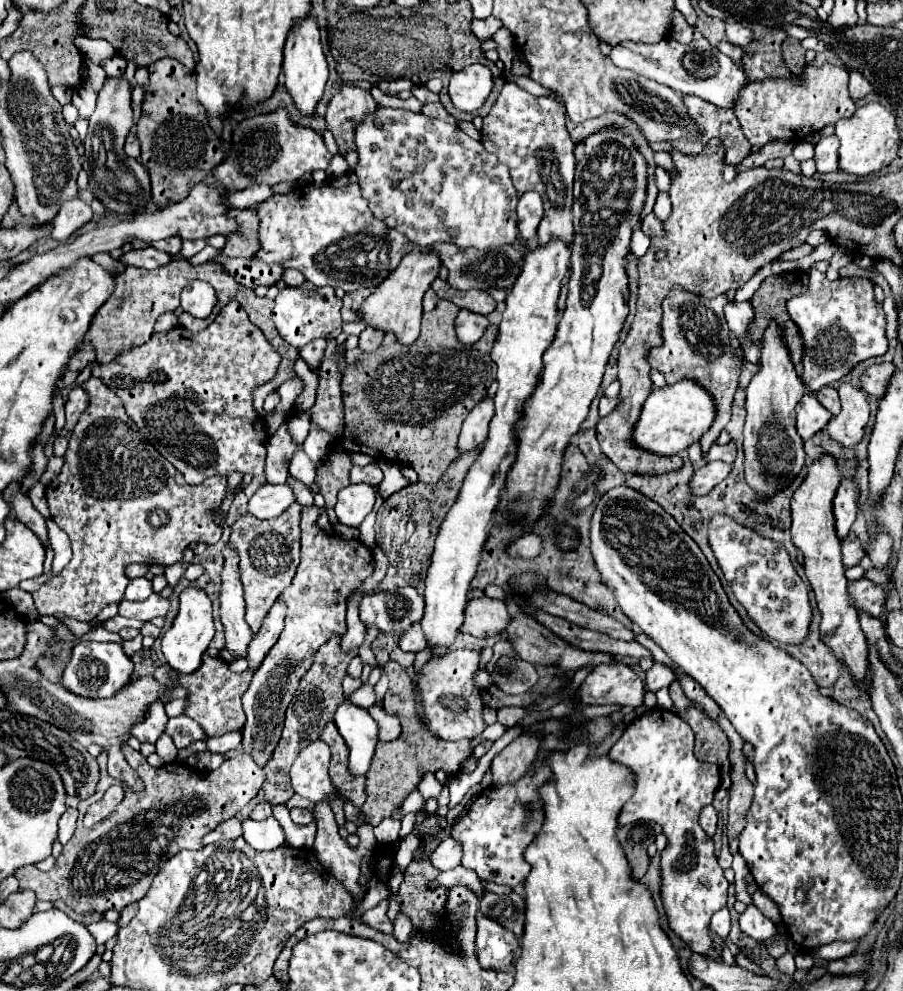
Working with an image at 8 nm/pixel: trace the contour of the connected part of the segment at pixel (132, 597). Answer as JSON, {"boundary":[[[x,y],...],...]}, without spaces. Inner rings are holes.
{"boundary":[[[145,577],[129,581],[127,591],[125,591],[125,599],[129,599],[129,601],[145,601],[149,595],[153,595],[151,581],[147,581]]]}

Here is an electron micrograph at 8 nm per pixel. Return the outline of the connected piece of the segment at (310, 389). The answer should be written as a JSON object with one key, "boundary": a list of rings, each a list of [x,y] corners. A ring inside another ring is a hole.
{"boundary":[[[299,357],[294,365],[294,371],[299,372],[299,377],[304,378],[303,393],[295,399],[295,409],[309,411],[315,403],[315,391],[317,391],[317,375],[313,375],[305,361]]]}

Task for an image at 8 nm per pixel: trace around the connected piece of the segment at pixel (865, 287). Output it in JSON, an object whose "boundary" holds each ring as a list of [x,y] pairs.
{"boundary":[[[811,269],[809,289],[803,295],[789,299],[787,311],[805,341],[801,377],[811,391],[819,391],[821,387],[839,381],[857,363],[887,351],[885,315],[875,301],[873,287],[873,281],[865,277],[839,277],[837,281],[829,281],[825,273]]]}

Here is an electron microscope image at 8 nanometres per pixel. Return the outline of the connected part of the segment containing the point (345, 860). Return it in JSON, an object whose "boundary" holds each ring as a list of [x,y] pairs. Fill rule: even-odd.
{"boundary":[[[321,799],[315,803],[315,823],[317,823],[317,839],[313,845],[313,851],[317,855],[317,859],[321,861],[321,865],[331,873],[337,875],[337,879],[341,879],[341,883],[345,883],[345,887],[349,887],[349,891],[353,891],[355,903],[363,899],[363,893],[359,889],[359,873],[361,873],[361,861],[363,857],[373,853],[375,847],[375,837],[373,837],[373,827],[370,824],[362,824],[362,837],[360,837],[359,845],[351,847],[337,831],[337,821],[333,817],[333,811],[329,807],[329,799]]]}

